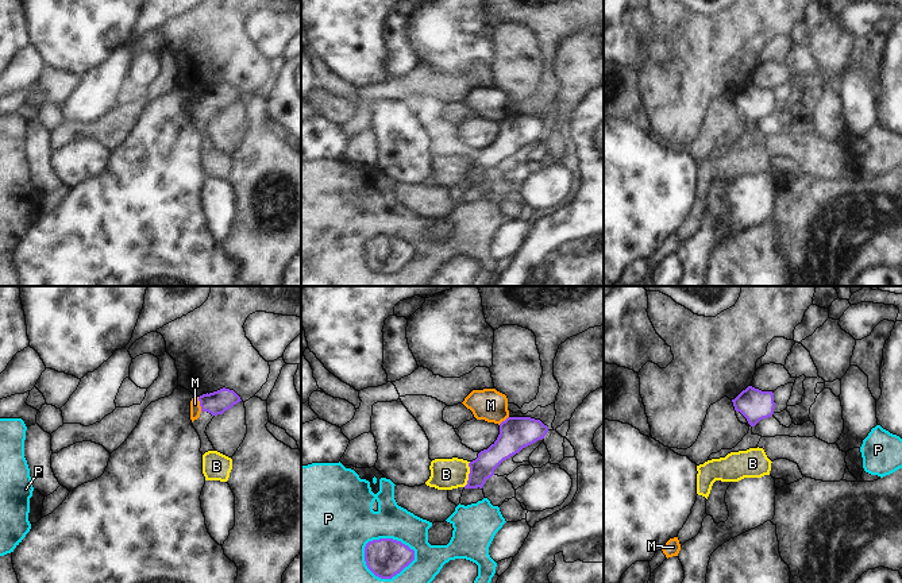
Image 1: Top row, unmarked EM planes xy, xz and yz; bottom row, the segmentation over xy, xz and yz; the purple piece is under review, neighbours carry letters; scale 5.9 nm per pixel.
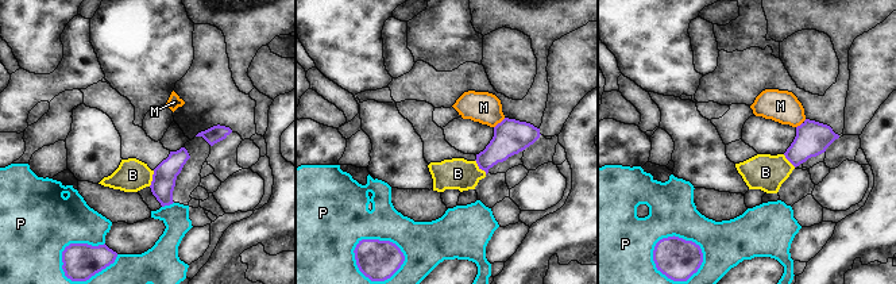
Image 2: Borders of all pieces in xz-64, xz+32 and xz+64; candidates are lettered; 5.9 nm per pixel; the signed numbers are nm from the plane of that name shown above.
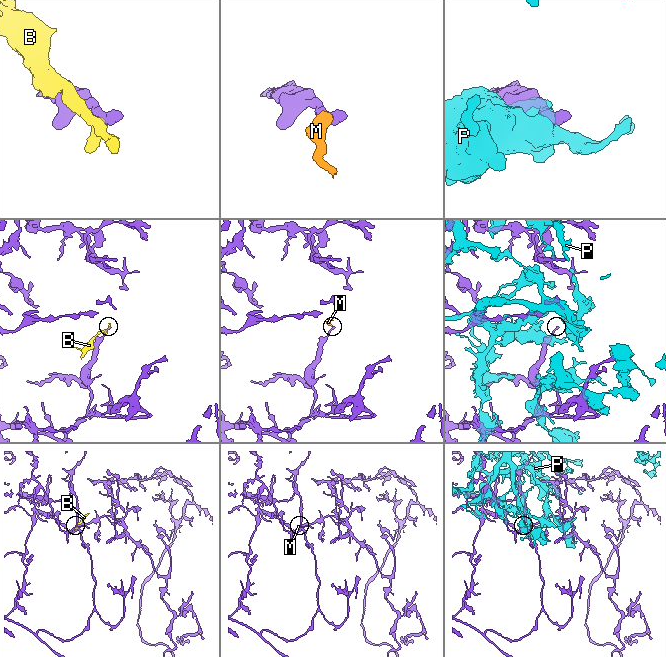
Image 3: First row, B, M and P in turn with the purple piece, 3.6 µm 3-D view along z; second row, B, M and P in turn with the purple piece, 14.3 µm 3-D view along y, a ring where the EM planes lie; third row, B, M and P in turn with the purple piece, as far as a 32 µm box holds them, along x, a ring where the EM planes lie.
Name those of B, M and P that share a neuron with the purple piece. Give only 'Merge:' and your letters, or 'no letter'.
Merge: no letter

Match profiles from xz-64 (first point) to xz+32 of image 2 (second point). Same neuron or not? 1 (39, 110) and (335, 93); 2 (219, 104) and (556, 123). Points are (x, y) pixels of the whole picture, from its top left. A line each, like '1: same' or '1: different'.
1: different
2: different

